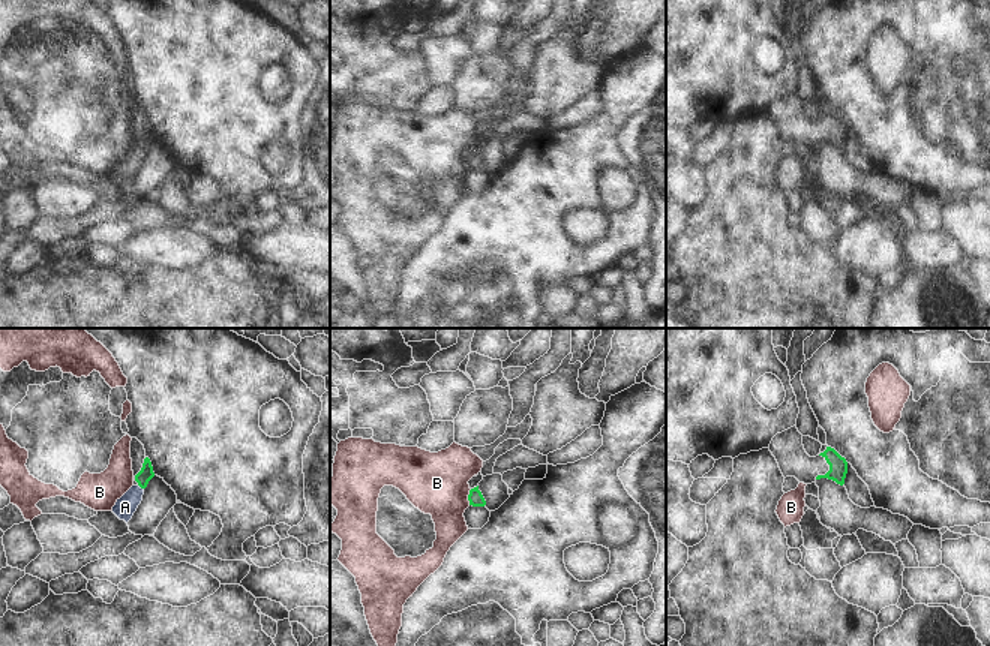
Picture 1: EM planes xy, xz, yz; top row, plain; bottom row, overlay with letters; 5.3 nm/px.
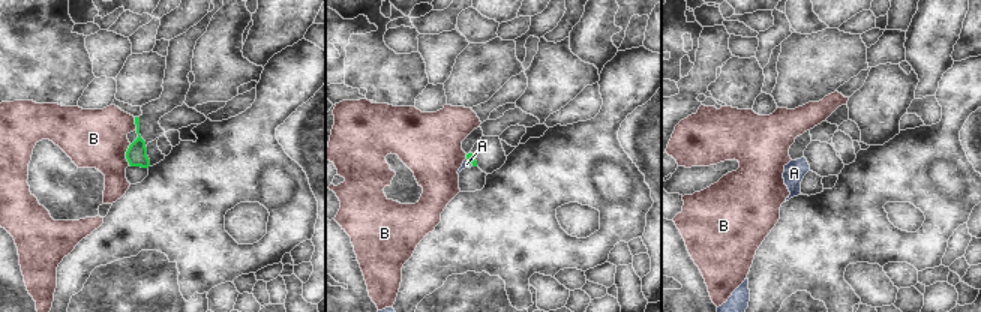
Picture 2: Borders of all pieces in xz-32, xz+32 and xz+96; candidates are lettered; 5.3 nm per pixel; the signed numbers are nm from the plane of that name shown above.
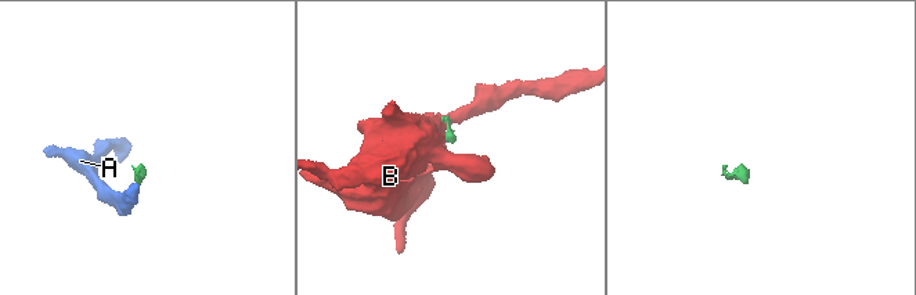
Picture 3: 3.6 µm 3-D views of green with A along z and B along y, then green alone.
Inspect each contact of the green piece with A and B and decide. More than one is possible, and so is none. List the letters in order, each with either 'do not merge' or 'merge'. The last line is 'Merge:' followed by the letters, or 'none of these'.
A: merge
B: do not merge
Merge: A

